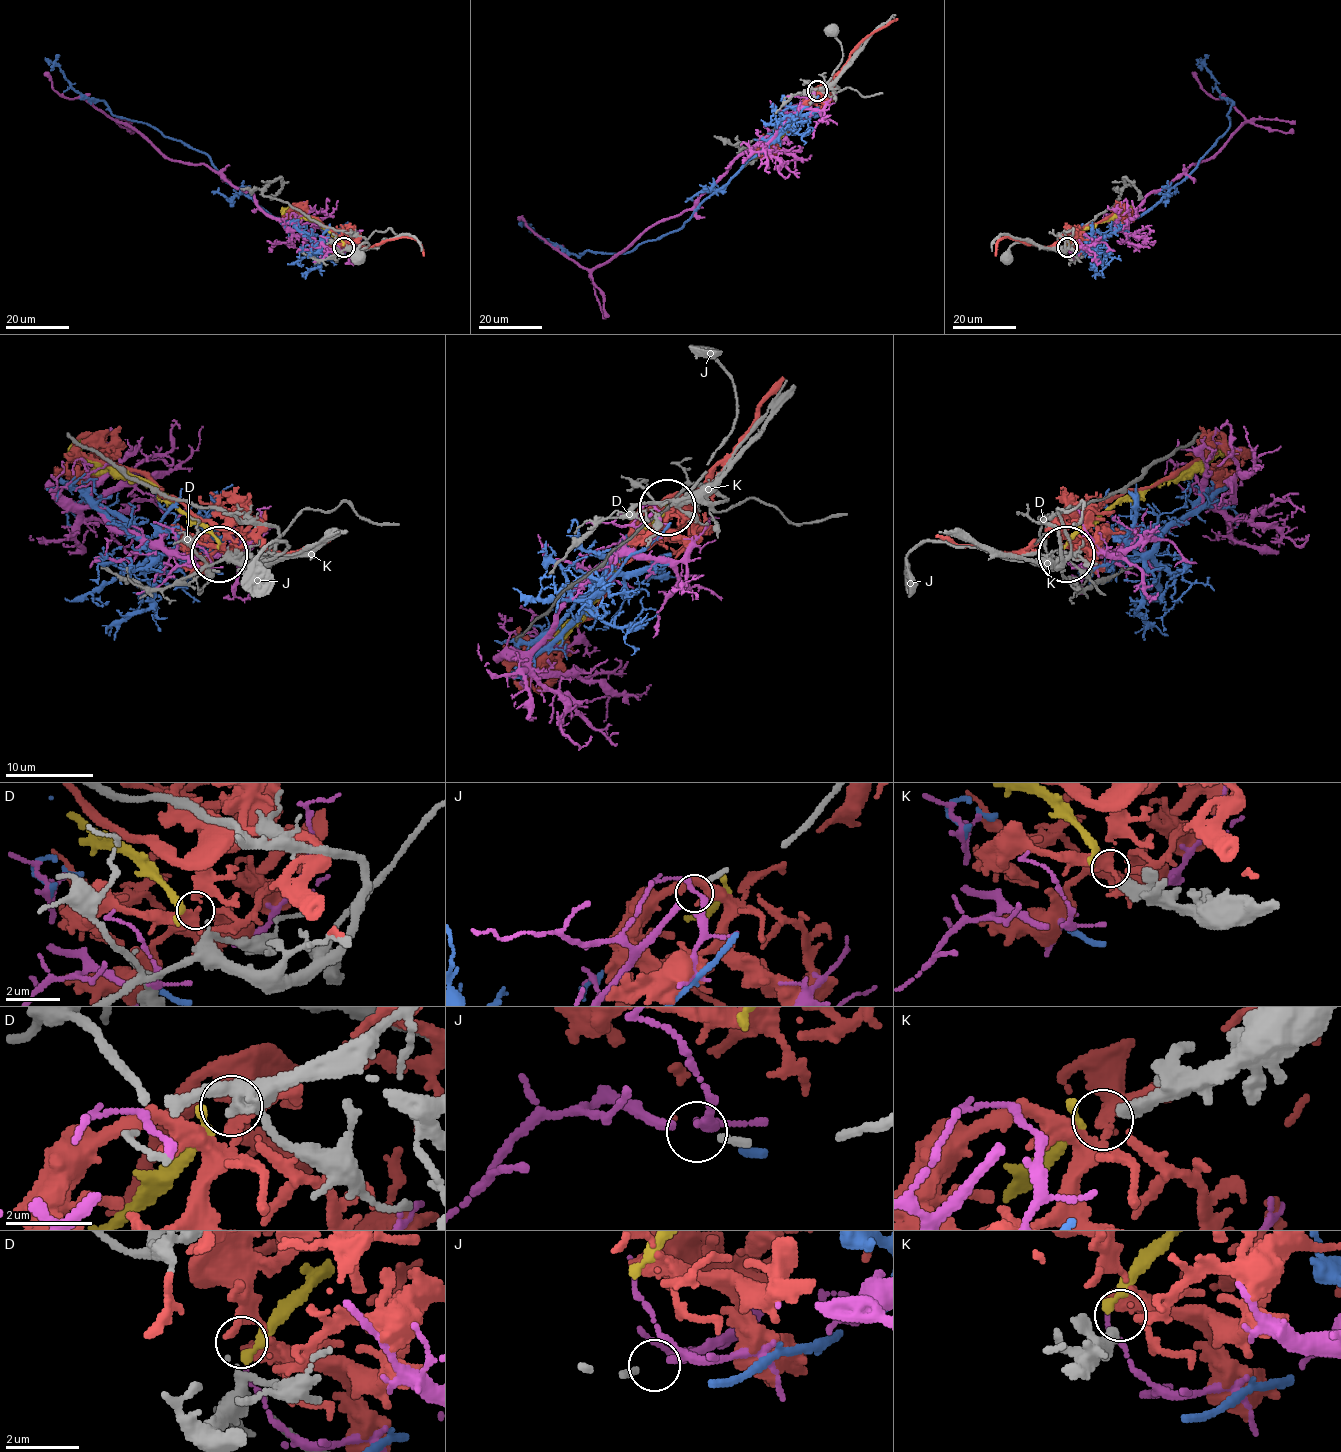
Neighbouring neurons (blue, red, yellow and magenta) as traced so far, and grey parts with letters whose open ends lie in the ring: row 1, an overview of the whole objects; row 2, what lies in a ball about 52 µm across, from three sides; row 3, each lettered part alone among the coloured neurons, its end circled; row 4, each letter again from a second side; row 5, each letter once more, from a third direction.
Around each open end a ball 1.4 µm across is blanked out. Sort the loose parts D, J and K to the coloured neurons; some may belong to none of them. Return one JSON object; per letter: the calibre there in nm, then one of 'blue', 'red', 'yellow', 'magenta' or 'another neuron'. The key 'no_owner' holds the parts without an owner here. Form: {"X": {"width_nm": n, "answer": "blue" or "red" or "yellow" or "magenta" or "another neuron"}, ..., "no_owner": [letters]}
{"D": {"width_nm": 140, "answer": "another neuron"}, "J": {"width_nm": 170, "answer": "magenta"}, "K": {"width_nm": 420, "answer": "yellow"}, "no_owner": ["D"]}

